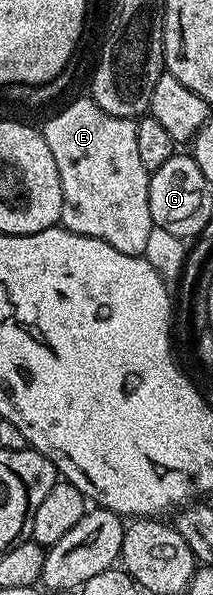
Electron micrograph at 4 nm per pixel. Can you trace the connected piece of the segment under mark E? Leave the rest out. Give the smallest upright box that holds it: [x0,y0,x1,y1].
[41,97,155,255]

